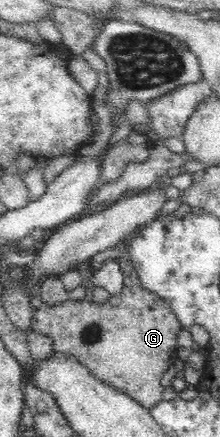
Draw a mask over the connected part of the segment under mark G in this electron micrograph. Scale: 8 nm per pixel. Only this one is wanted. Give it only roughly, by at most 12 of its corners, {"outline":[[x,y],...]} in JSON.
{"outline":[[130,262],[105,304],[43,303],[53,351],[150,410],[182,326]]}

